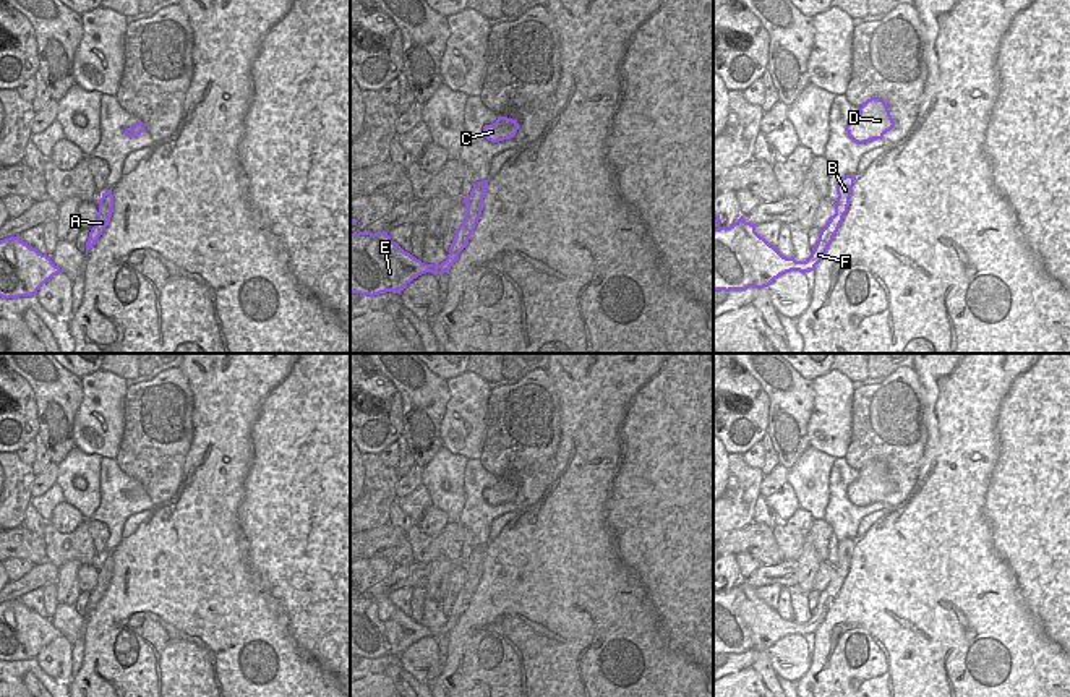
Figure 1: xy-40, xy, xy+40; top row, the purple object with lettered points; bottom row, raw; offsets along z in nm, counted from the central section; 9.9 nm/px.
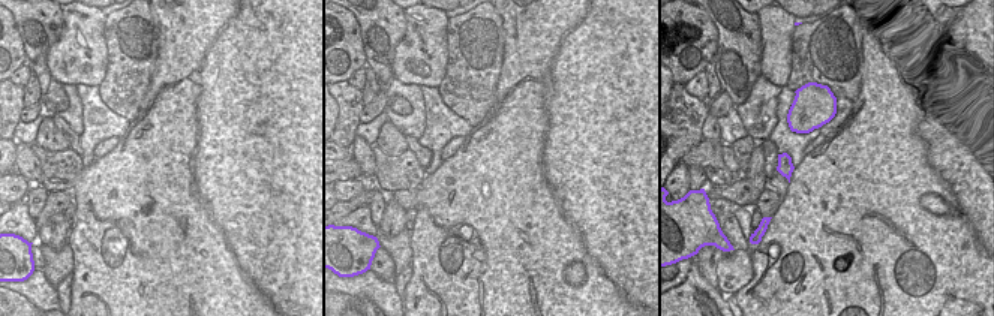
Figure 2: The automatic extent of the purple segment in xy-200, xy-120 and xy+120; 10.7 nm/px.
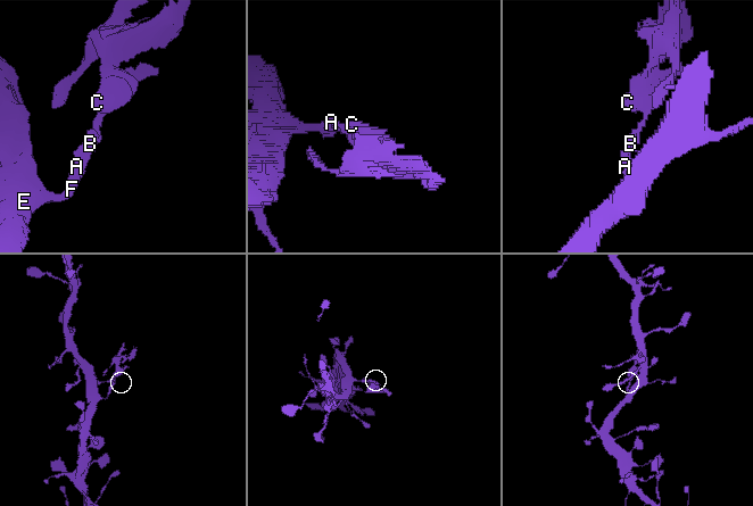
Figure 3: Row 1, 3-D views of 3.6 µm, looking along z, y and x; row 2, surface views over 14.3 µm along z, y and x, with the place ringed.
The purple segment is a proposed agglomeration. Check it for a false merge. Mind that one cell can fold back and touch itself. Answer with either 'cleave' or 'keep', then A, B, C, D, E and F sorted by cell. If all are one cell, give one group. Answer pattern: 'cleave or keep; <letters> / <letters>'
cleave; A B C D F / E

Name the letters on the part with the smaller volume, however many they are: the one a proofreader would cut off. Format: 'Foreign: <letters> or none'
Foreign: A, B, C, D, F

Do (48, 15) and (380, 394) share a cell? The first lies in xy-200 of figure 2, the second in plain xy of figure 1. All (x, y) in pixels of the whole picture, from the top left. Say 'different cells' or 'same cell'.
different cells

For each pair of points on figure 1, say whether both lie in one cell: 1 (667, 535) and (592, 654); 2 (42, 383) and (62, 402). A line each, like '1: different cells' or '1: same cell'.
1: same cell
2: same cell

